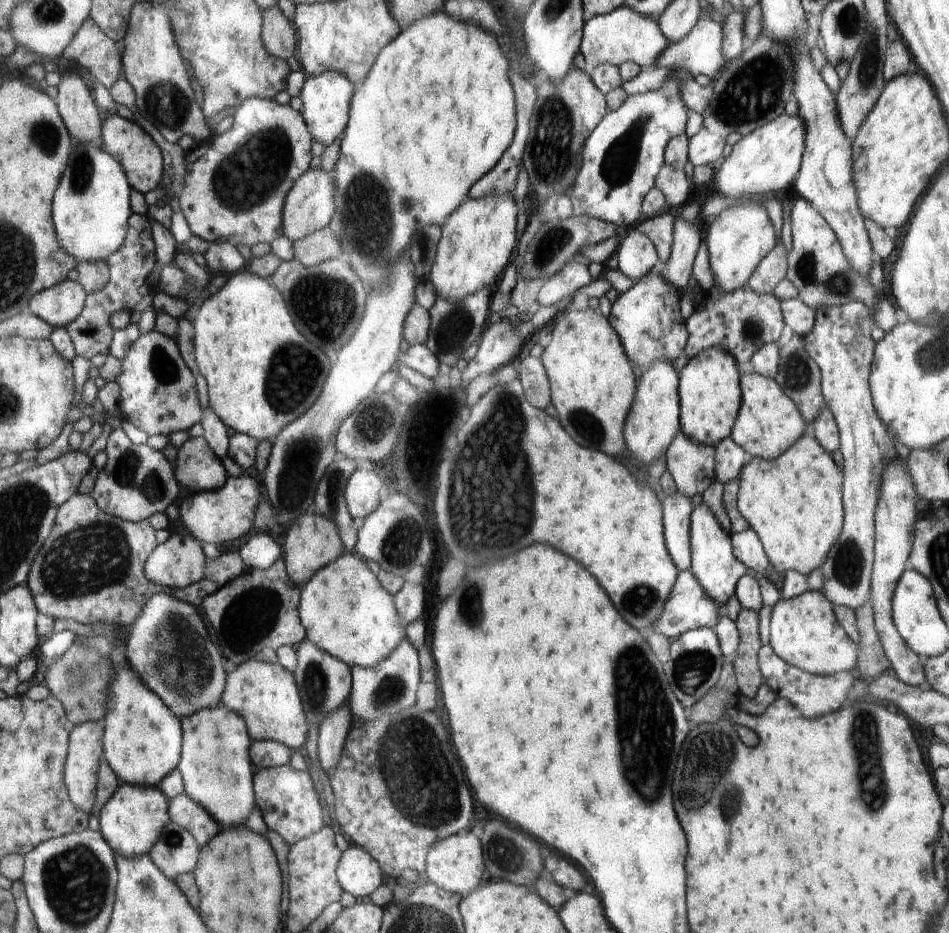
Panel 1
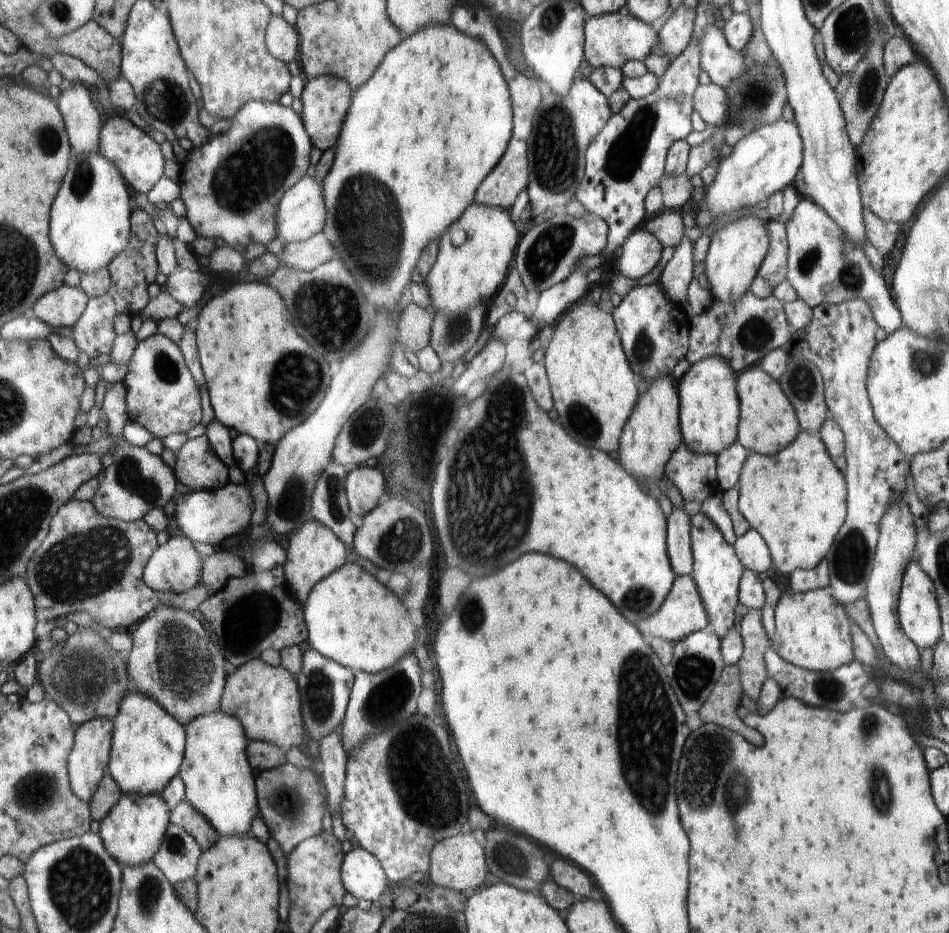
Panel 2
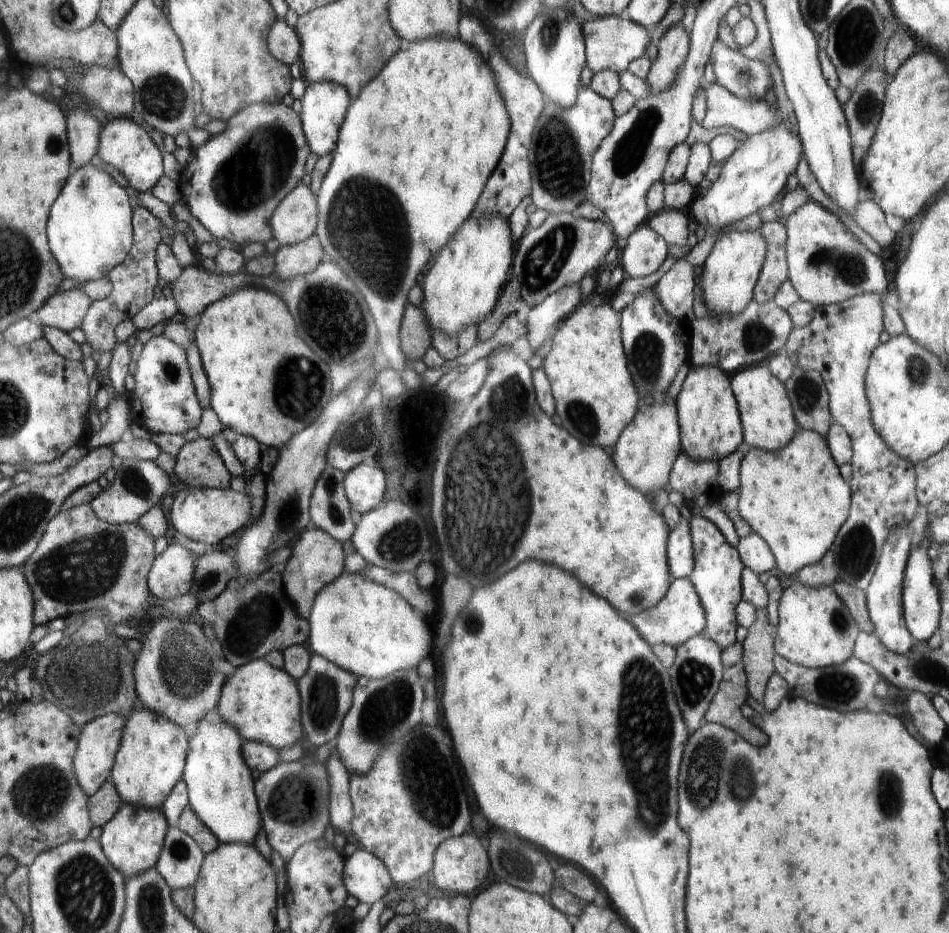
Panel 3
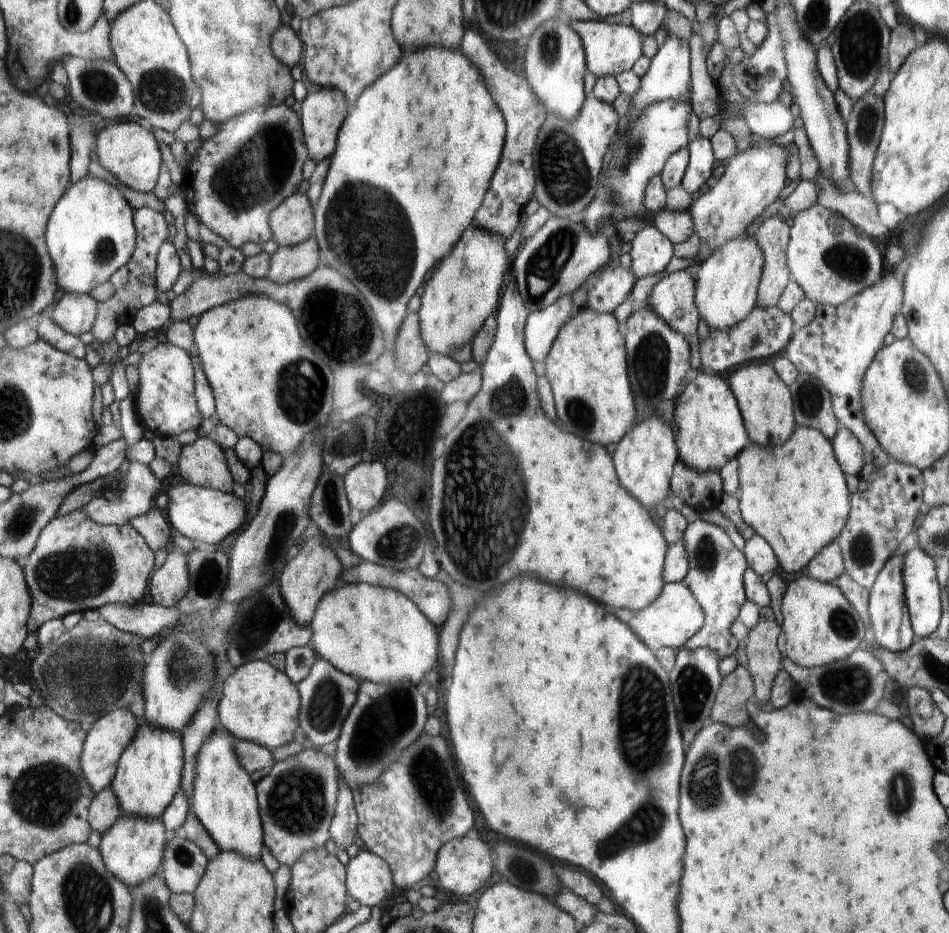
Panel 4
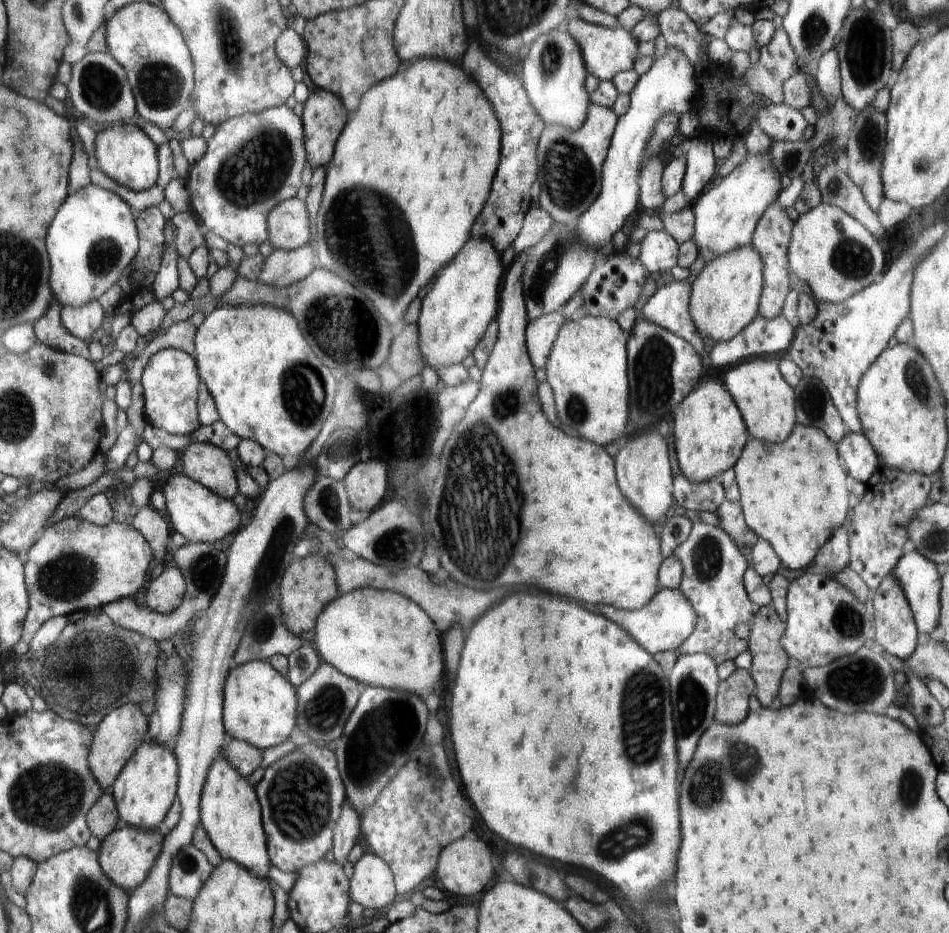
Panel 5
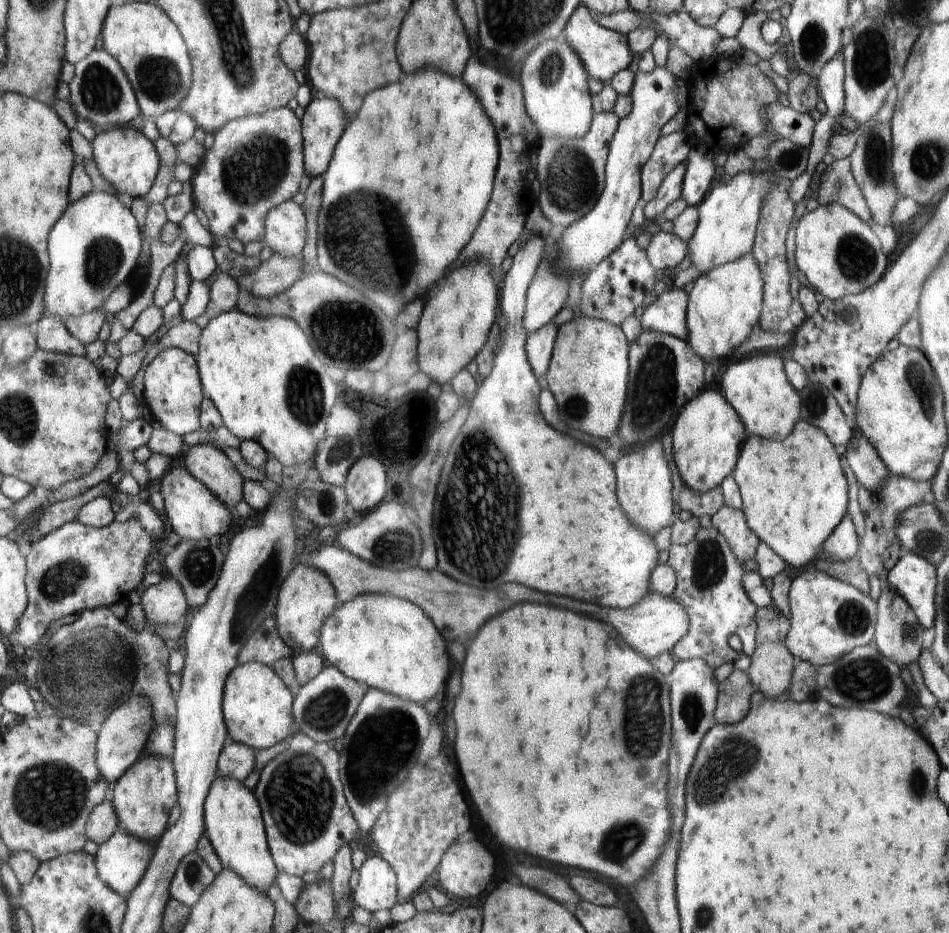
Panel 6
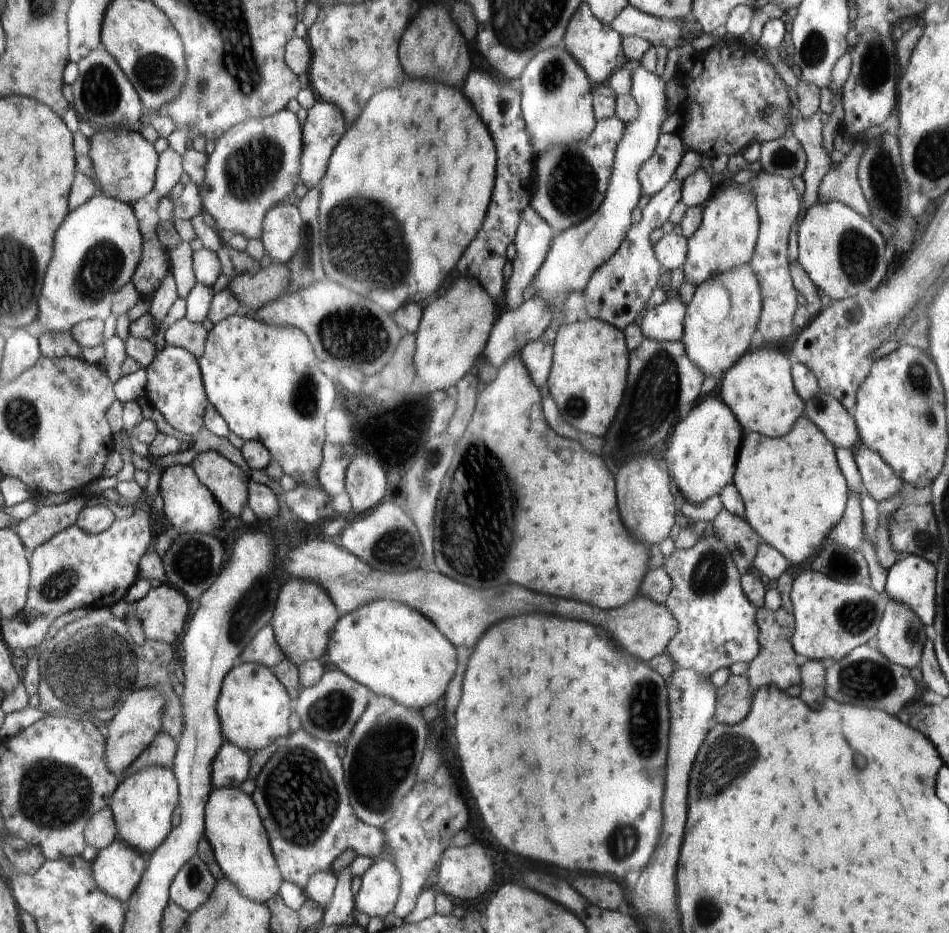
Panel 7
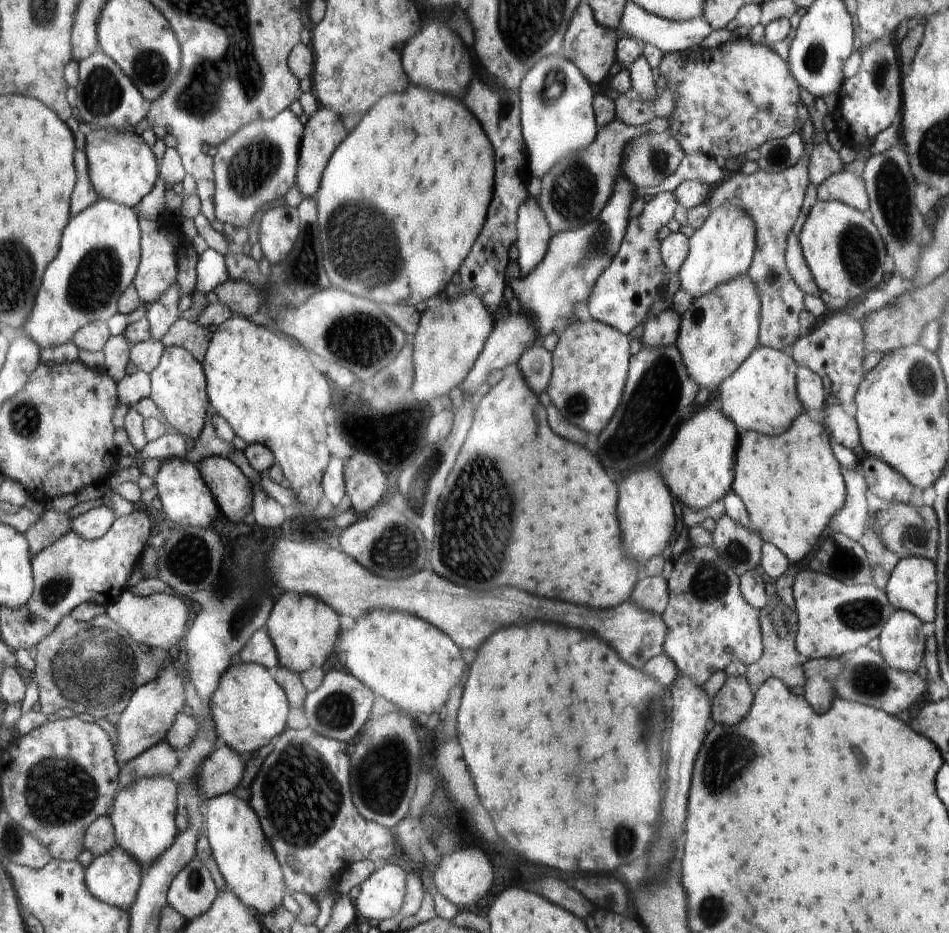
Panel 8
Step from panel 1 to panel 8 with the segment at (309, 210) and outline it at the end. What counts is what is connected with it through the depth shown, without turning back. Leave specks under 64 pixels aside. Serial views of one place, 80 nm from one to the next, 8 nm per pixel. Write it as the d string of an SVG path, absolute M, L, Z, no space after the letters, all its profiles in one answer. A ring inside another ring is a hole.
M289 205L270 208L261 216L258 242L272 265L287 258L301 232L300 213Z

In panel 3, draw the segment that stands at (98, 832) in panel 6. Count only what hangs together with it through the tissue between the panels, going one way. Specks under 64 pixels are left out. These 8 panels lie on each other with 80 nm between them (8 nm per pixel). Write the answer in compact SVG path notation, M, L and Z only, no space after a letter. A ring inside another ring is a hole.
M108 780L98 792L89 796L89 816L93 826L104 826L124 803L115 786Z

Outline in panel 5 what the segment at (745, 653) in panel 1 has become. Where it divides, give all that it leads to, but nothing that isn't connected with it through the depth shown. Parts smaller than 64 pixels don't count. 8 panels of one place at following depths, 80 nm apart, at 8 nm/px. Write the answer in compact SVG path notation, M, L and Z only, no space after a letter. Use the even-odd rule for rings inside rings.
M770 604L758 608L758 612L753 618L747 645L752 658L749 672L756 686L756 698L758 698L762 707L769 707L778 695L781 689L782 676L791 662L791 658L786 656L786 652L781 645L783 635L785 635L785 621L778 616L774 606Z

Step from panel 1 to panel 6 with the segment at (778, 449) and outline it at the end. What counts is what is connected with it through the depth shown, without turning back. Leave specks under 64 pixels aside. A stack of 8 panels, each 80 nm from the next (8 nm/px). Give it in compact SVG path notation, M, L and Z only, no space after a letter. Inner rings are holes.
M756 353L756 356L736 361L722 374L722 390L741 420L746 420L750 434L784 440L794 431L801 418L801 395L785 373L785 365L778 356Z

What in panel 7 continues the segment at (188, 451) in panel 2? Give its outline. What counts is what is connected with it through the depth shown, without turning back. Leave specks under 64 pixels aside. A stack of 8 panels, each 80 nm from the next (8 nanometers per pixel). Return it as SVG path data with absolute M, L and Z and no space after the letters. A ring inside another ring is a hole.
M202 452L192 460L192 469L206 489L221 502L229 516L239 516L249 502L250 480L245 472L218 452Z

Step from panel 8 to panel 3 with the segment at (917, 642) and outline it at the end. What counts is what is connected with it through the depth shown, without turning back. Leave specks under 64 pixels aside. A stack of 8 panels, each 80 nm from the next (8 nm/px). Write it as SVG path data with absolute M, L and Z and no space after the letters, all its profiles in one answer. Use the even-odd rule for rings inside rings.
M897 527L887 537L883 545L882 556L878 567L868 587L865 590L867 609L870 620L874 625L874 634L880 642L894 654L904 654L913 650L916 644L911 632L907 628L904 612L904 580L905 568L908 566L910 554L910 539L907 527Z

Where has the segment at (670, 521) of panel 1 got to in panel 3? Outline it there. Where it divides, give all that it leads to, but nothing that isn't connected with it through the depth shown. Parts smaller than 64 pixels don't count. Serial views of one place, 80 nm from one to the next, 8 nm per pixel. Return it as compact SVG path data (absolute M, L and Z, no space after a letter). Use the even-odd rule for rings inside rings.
M682 519L670 531L669 536L669 571L672 579L689 578L693 571L693 548L690 527Z

